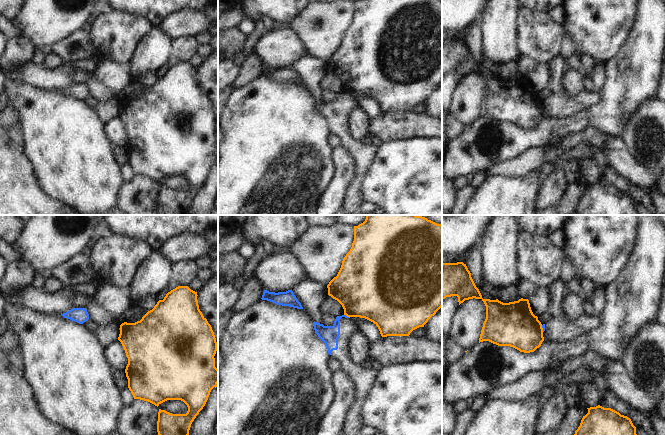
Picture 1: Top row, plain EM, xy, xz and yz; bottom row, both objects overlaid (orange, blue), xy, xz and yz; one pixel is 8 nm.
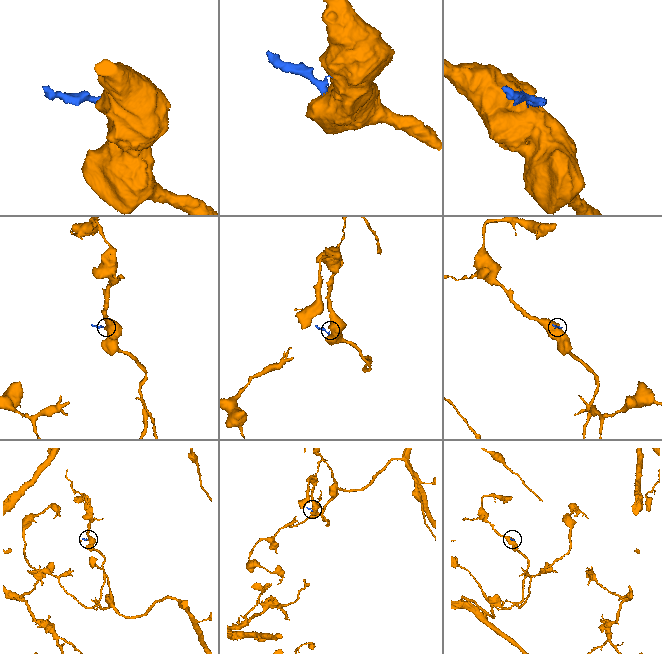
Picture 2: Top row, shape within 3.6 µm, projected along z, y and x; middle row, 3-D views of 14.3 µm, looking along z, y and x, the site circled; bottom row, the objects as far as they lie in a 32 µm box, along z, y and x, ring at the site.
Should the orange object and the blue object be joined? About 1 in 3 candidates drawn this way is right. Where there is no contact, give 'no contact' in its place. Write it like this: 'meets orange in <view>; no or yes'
meets orange in xz; no

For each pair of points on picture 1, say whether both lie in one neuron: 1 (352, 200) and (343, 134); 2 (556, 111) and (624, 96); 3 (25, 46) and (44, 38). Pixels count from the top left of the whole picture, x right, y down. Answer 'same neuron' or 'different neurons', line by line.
1: same neuron
2: different neurons
3: different neurons

